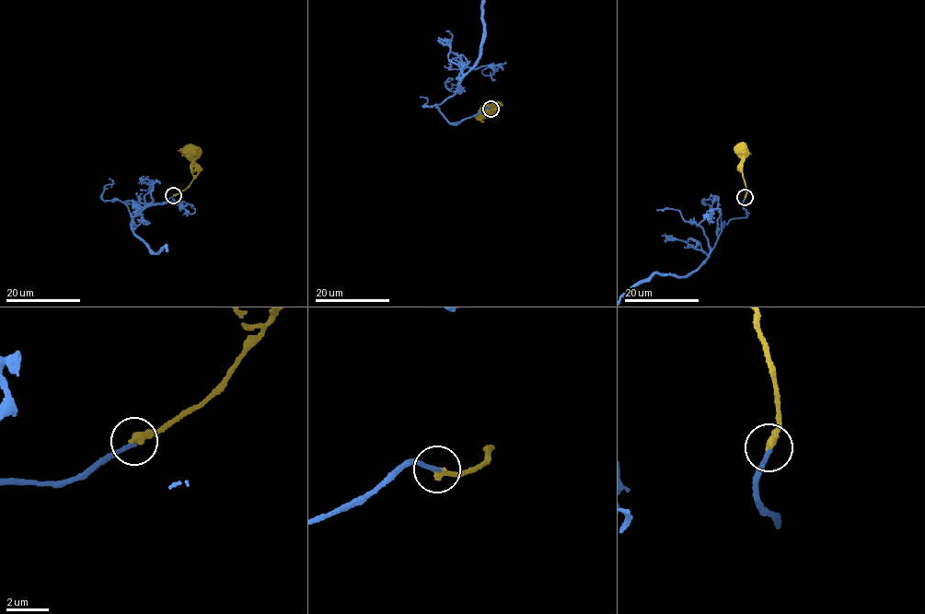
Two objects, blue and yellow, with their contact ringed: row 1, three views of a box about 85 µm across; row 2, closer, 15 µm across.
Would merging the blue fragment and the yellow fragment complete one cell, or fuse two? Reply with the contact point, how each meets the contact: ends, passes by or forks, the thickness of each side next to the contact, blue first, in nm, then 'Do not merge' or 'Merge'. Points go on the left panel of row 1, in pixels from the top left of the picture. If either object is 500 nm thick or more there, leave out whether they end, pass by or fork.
Place: (173, 195). At the ring blue ends. At the ring yellow ends. Thickness 190 nm (blue) against 340 nm. Do not merge

